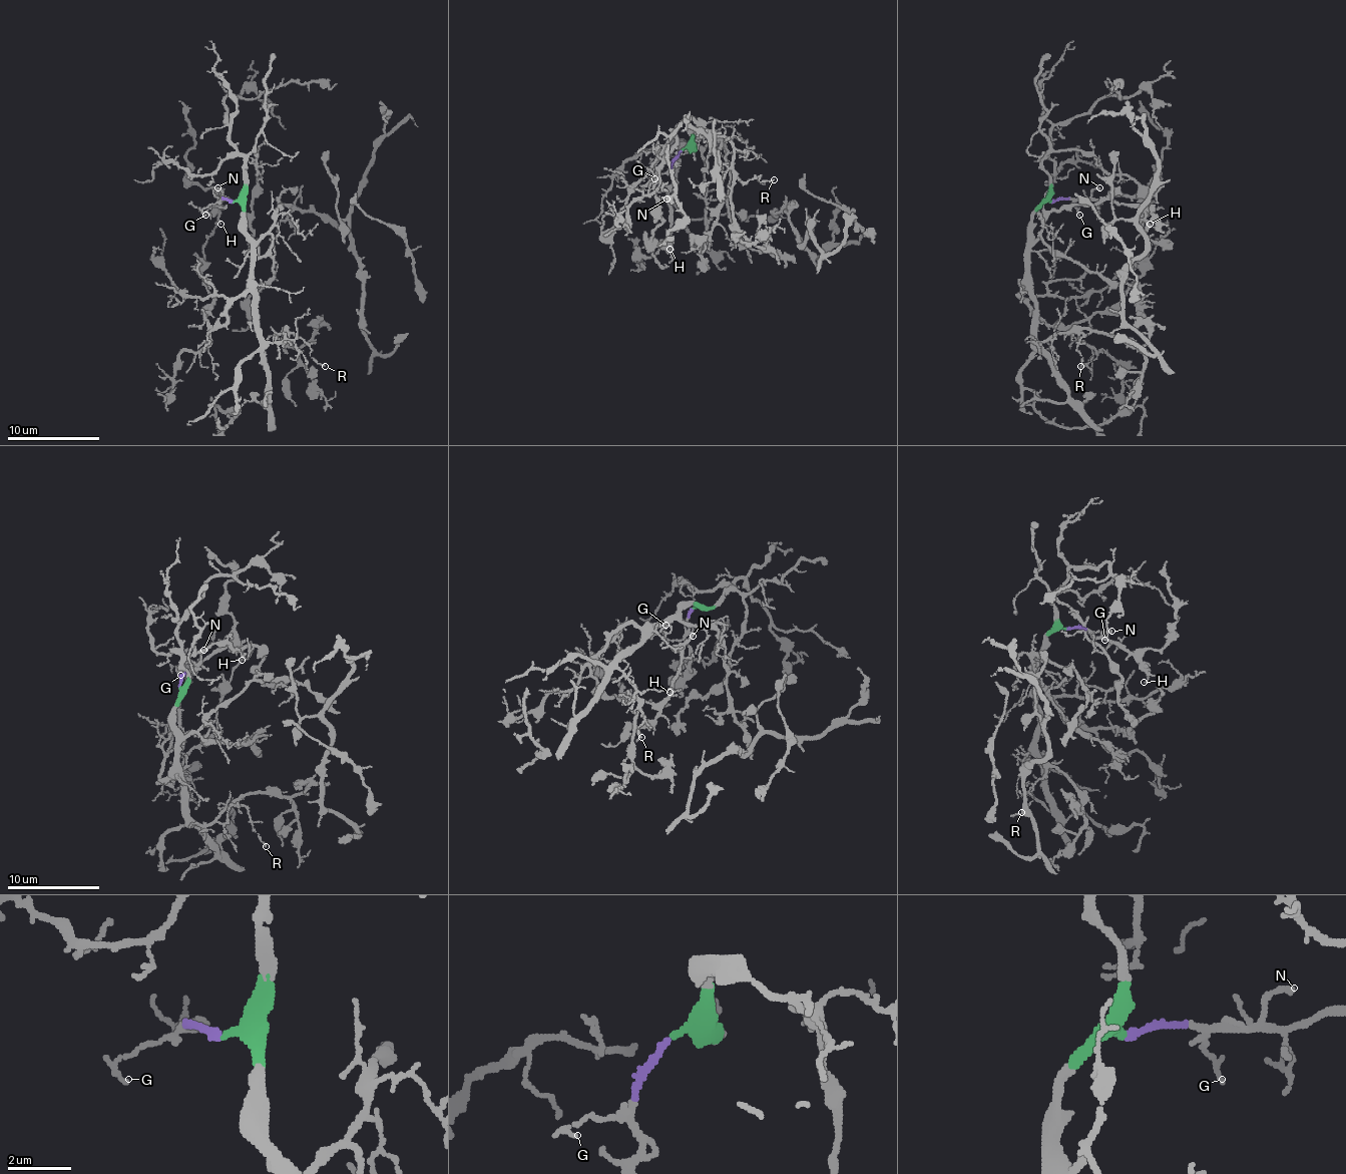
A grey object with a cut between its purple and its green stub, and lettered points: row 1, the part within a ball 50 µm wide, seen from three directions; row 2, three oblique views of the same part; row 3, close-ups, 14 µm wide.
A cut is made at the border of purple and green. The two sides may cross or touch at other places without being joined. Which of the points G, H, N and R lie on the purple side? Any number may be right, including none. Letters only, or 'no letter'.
G, H, N

